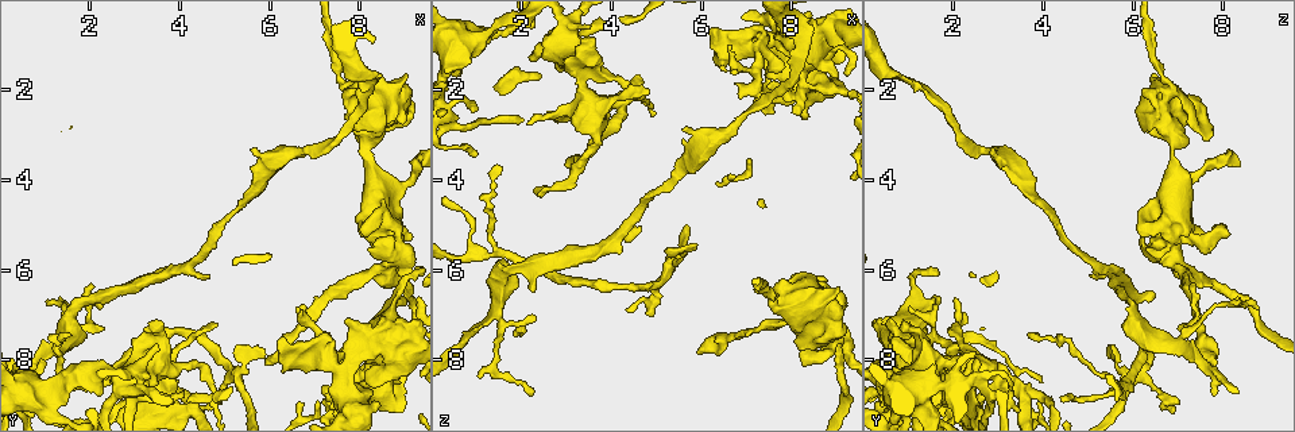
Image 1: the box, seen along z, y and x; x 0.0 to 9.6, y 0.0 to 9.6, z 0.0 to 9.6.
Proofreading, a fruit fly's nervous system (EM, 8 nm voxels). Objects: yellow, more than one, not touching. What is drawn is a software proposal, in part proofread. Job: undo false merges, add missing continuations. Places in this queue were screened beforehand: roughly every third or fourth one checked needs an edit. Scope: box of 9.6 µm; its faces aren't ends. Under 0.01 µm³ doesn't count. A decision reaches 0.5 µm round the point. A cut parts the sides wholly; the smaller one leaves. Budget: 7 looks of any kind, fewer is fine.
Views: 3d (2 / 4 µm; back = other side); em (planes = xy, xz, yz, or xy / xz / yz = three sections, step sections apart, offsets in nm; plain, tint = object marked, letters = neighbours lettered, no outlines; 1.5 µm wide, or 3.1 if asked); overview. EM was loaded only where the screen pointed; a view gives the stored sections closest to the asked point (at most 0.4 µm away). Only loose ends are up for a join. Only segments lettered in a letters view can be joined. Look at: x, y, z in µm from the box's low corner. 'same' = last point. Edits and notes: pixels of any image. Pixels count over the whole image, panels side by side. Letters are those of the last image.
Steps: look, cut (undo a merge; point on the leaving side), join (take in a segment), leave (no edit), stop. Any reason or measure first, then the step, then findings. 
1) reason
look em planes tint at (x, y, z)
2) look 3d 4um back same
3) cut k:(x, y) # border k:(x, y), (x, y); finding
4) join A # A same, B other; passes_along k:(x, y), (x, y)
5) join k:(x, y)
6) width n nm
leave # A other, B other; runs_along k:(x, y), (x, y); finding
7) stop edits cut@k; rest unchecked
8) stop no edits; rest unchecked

an open end
look em xy step 8 letters at (2.25, 6.55, 6.45)

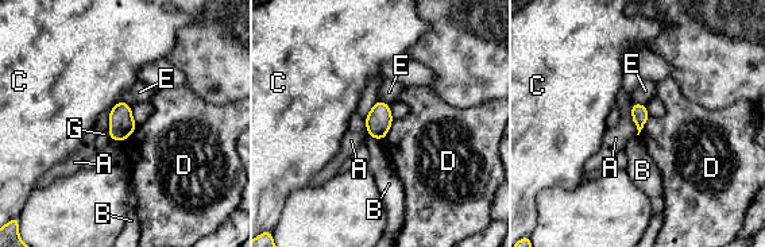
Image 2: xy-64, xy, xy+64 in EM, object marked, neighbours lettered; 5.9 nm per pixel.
another direction
look em planes letters same

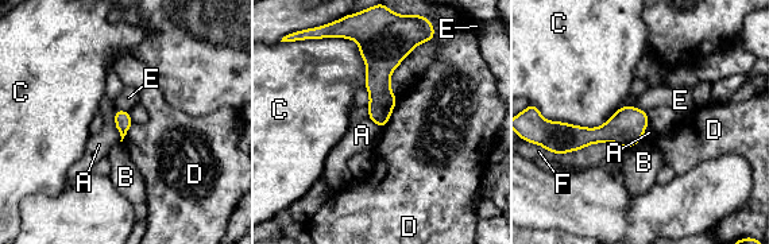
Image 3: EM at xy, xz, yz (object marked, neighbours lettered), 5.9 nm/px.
longest_contact C 460 nm
leave # A other, B other, C other, D other, E other, F other; border 3:(115, 109), (115, 127), (120, 140); none of them fits

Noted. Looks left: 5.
look em xz step 8 tint at (3.40, 8.75, 3.50)

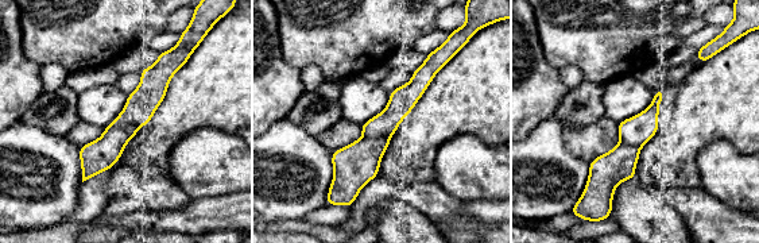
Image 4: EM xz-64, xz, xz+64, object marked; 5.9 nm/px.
cut it another way
look em planes letters same

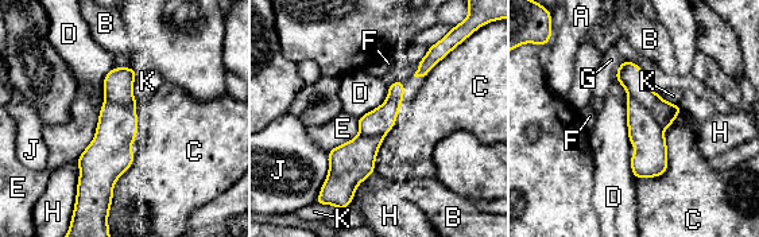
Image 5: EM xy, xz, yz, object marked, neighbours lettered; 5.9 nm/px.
leave # A other, B other, C other, D other, E other, F other, G other, H other, J other, K other; border 5:(615, 78), (628, 96), (631, 144); continuous, no second neuron

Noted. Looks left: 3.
long arm stops here
look em yz step 4 letters at (5.90, 8.05, 7.85)

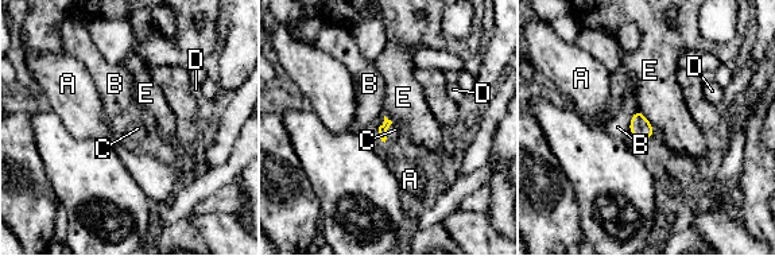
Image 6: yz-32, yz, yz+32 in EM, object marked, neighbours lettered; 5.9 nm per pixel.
join C # A other, B other, C same, D other, E other; passes_along 6:(383, 128), (386, 132), (395, 130); the neuron continues

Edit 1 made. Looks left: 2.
stop edits join@6; rest unchecked

